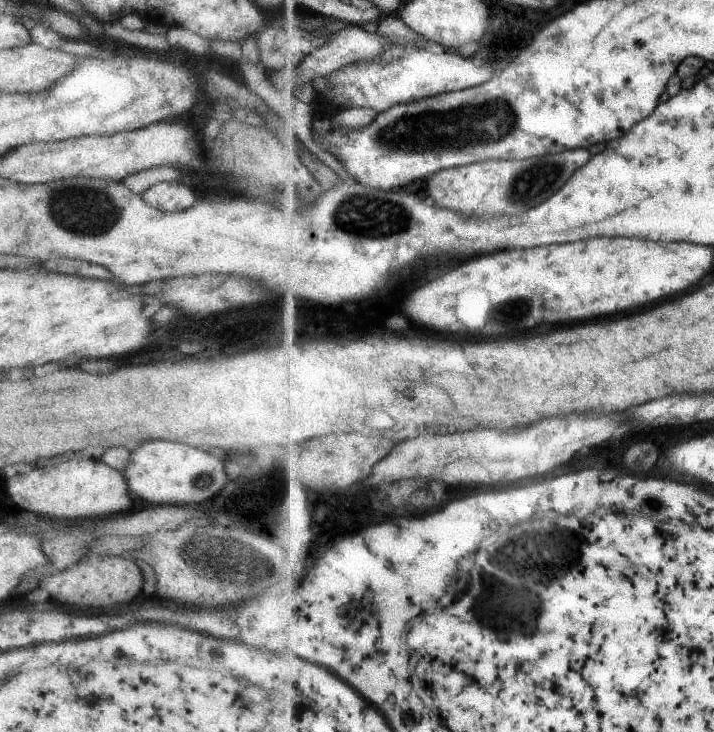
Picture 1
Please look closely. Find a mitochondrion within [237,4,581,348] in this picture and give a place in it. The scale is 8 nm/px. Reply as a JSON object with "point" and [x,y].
{"point":[460,128]}

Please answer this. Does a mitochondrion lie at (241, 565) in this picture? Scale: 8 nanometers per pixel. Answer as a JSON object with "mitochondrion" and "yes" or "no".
{"mitochondrion":"yes"}

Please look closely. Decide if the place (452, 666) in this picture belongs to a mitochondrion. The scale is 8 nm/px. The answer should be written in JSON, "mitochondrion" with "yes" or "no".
{"mitochondrion":"no"}

